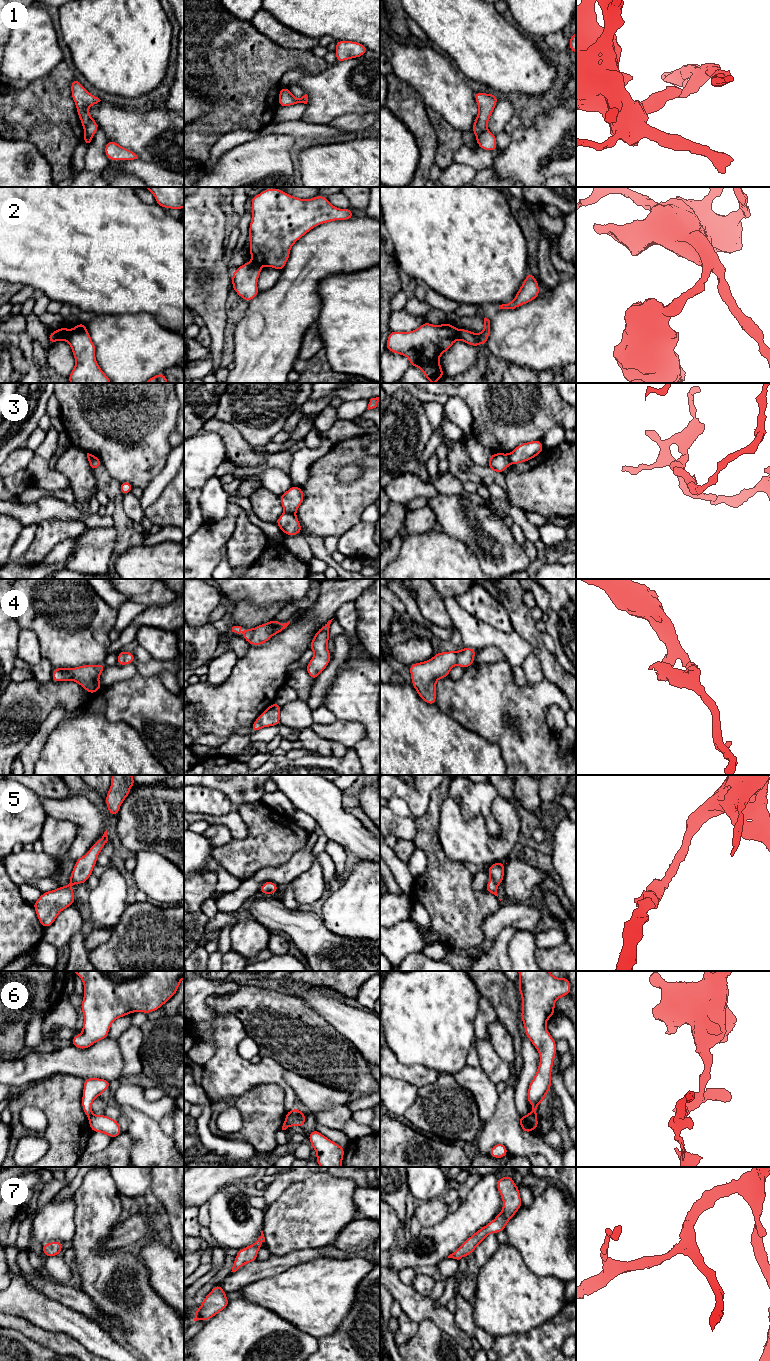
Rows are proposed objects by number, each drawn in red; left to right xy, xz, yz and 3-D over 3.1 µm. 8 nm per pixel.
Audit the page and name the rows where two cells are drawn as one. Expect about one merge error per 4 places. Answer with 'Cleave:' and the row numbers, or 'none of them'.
Cleave: 1, 2, 3, 6

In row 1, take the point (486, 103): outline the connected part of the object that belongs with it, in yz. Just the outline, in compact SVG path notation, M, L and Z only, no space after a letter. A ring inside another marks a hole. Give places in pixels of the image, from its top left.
M475 92L474 97L479 112L473 123L472 130L477 137L487 130L487 123L491 118L491 114L498 102L498 98L496 97L496 94L487 94L482 92Z

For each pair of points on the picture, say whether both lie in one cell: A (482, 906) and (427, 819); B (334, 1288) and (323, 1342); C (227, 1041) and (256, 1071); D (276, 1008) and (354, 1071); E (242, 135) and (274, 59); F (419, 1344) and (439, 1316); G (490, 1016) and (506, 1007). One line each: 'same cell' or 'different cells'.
A: same cell
B: different cells
C: same cell
D: same cell
E: different cells
F: different cells
G: different cells

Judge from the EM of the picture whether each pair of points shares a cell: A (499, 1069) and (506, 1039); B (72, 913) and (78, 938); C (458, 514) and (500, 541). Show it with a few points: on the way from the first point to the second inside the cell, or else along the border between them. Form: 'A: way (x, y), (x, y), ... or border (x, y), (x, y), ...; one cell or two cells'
A: border (488, 1040), (497, 1055), (510, 1065); two cells
B: border (80, 929), (71, 937), (68, 944); two cells
C: way (468, 522), (476, 523), (490, 536); one cell

